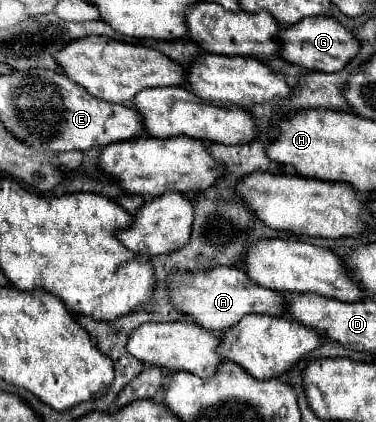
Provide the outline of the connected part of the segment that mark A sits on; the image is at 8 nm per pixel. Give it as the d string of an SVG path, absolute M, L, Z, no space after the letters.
M215 267L211 271L177 273L171 277L169 285L173 305L187 313L191 321L203 325L203 329L213 333L221 333L235 327L249 313L261 313L271 317L287 315L287 301L283 293L255 285L255 281L251 281L247 273L239 267Z

